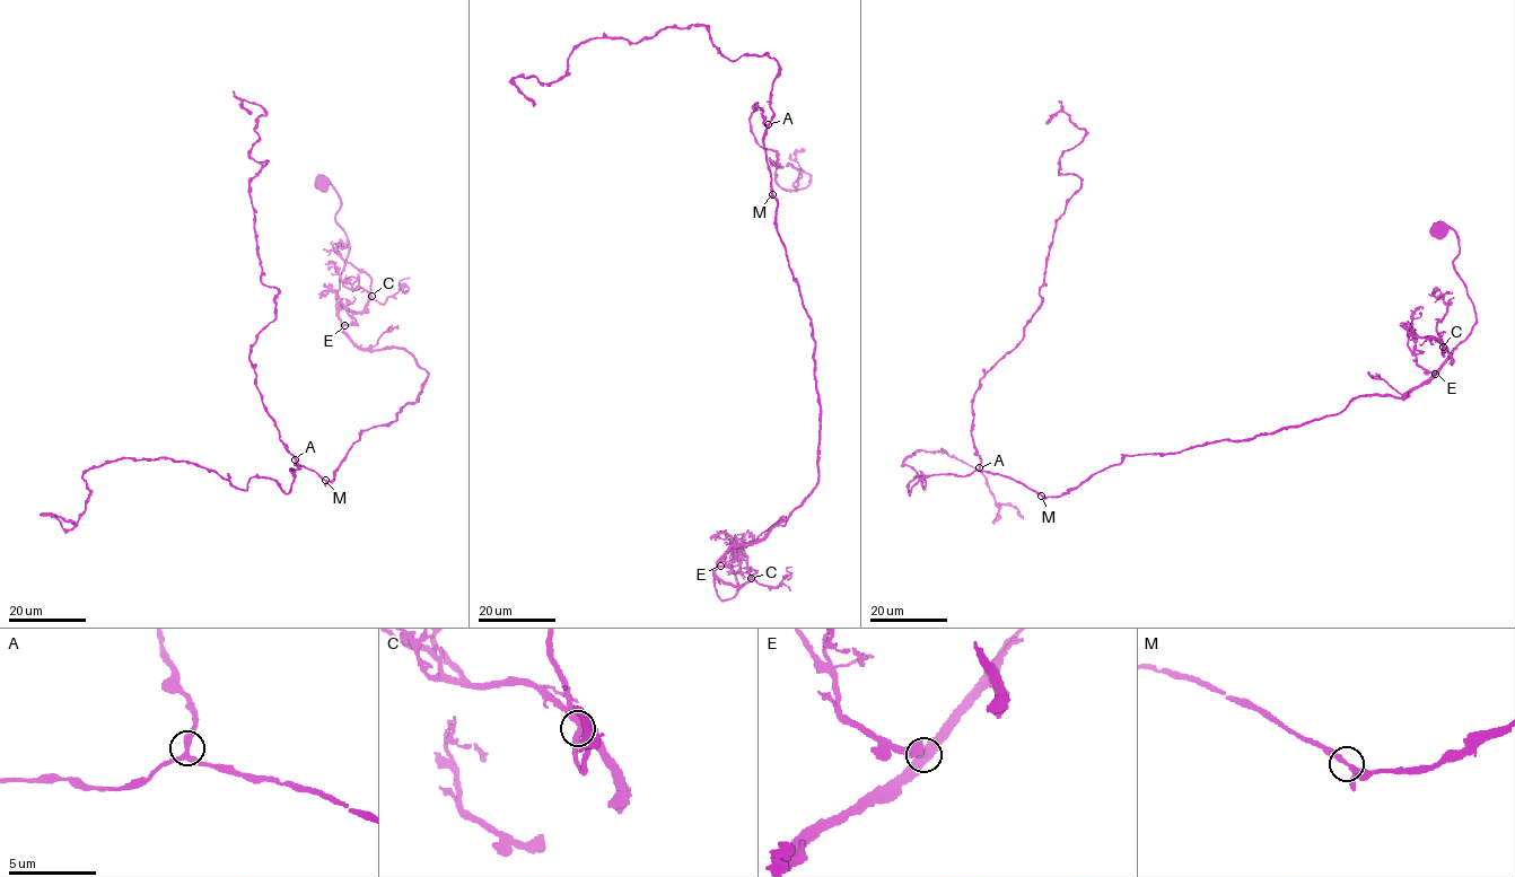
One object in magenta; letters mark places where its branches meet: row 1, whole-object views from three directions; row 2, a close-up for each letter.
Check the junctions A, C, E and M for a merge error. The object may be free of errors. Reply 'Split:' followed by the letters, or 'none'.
Split: none

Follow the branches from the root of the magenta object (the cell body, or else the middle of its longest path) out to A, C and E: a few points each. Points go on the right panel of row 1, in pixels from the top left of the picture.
A: (1437, 230), (1455, 233), (1476, 323), (1406, 395), (1126, 455), (1057, 497), (979, 467)
C: (1437, 230), (1445, 225), (1455, 233), (1455, 272), (1473, 304), (1476, 323), (1452, 350), (1453, 361), (1443, 347)
E: (1437, 230), (1445, 225), (1455, 233), (1455, 272), (1473, 304), (1476, 323), (1435, 374)

